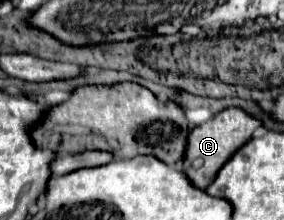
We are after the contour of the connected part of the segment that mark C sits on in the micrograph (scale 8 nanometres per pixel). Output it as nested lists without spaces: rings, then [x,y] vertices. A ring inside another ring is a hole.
[[[232,107],[232,109],[220,111],[218,115],[214,115],[214,119],[206,121],[190,131],[188,143],[186,143],[186,153],[180,163],[182,173],[192,181],[194,187],[206,189],[214,181],[216,173],[226,163],[226,159],[230,159],[230,155],[234,155],[234,151],[238,151],[238,147],[242,147],[252,137],[252,131],[258,127],[260,127],[260,121],[250,117],[242,109]]]

